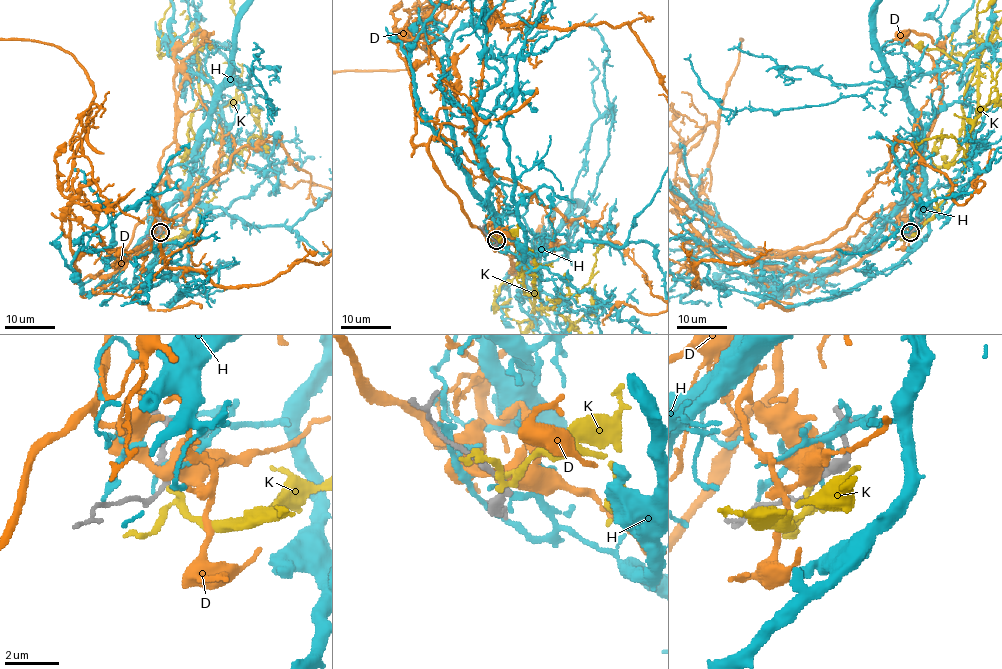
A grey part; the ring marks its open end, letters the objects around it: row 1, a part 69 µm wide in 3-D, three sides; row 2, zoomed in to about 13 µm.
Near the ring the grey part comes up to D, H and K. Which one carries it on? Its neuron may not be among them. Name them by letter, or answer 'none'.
K

